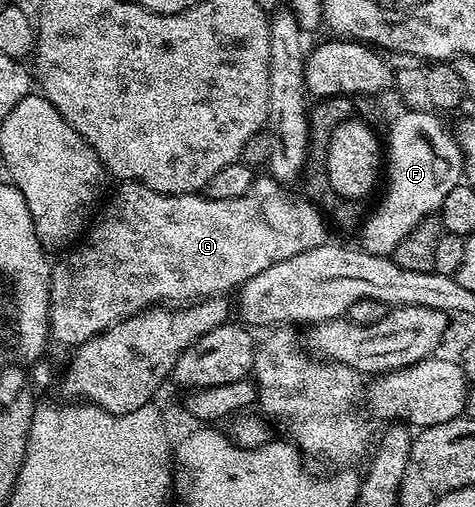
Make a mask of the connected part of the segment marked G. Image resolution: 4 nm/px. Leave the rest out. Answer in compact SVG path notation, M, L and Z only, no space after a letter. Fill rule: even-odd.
M268 174L258 175L256 179L254 179L253 185L249 188L249 192L247 194L243 194L239 198L227 198L226 200L212 200L210 196L206 196L204 194L194 194L192 192L184 192L183 194L179 194L178 196L172 196L171 194L163 194L162 192L156 192L155 190L151 190L147 186L143 186L142 184L134 184L132 182L125 182L120 185L121 188L117 193L113 196L113 201L109 204L109 209L105 212L105 220L101 220L97 225L94 223L92 227L88 229L87 235L84 237L83 242L78 243L76 246L70 247L68 251L64 253L61 257L62 260L52 265L50 274L49 274L49 331L51 333L52 339L54 341L57 340L61 344L70 344L70 346L76 346L78 344L86 344L87 341L91 339L92 336L99 335L100 332L106 332L106 330L111 327L112 324L118 324L121 320L125 320L128 316L134 316L136 312L143 312L146 308L151 308L157 305L161 306L184 306L186 304L191 304L199 300L207 300L210 296L225 296L229 294L229 291L240 289L242 284L246 284L251 278L255 278L255 274L263 274L263 270L267 270L267 266L275 266L275 262L283 262L287 258L295 258L295 254L303 254L303 250L311 250L315 246L319 246L320 244L326 243L327 236L325 236L325 224L327 228L327 220L323 215L320 208L317 207L316 204L311 200L306 200L304 195L297 194L297 196L292 196L289 193L290 189L286 187L286 185L281 184L277 180L274 180L272 176Z

